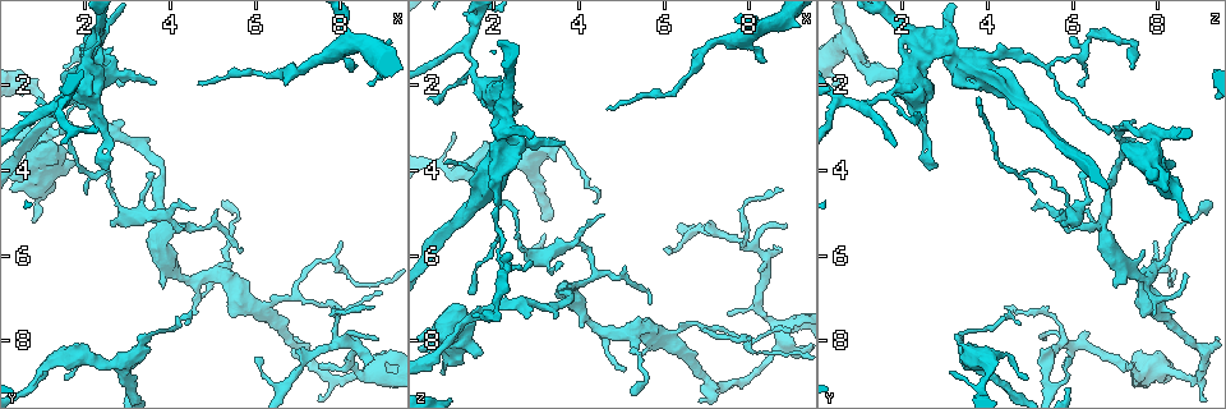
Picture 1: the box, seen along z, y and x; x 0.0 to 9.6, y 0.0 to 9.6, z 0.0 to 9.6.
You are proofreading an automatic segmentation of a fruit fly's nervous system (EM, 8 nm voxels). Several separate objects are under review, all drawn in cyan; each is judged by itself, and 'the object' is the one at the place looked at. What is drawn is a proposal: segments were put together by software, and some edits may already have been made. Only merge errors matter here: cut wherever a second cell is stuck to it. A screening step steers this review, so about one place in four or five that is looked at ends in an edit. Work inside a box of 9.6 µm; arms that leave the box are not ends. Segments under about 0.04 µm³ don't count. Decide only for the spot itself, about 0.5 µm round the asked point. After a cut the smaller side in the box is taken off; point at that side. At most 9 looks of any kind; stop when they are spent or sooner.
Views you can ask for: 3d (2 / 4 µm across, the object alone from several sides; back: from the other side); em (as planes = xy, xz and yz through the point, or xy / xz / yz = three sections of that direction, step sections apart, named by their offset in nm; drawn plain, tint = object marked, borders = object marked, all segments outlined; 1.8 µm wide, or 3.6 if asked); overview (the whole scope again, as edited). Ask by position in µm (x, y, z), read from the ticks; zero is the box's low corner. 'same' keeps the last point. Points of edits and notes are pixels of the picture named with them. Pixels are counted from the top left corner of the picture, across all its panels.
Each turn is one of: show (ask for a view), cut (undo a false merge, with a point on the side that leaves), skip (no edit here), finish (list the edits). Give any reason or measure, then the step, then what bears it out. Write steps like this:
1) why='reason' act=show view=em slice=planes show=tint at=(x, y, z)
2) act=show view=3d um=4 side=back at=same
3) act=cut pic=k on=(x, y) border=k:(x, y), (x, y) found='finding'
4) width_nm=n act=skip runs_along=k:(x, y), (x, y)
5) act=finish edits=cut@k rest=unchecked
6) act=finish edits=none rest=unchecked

why='sharp bend' act=show view=em slice=xy step=8 show=tint at=(2.30, 0.90, 6.40)

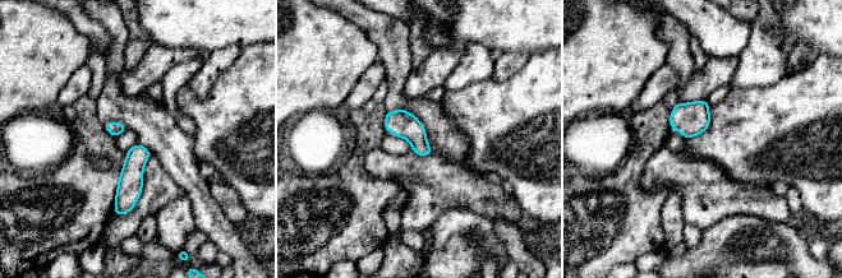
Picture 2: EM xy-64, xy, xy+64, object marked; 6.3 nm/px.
act=show view=em slice=planes show=tint at=same

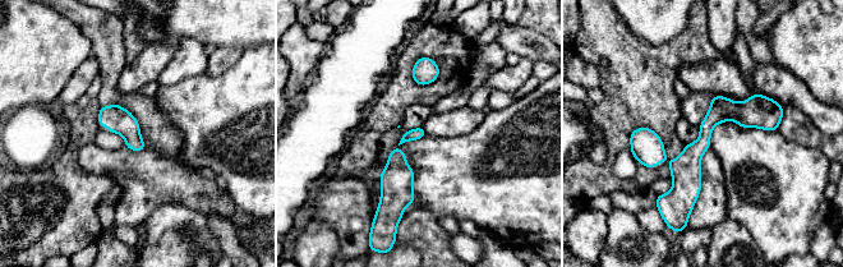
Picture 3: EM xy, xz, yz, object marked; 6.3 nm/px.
act=skip runs_along=3:(779, 114), (719, 114), (682, 162), (634, 150) found='continuous, no second cell'

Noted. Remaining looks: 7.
why='sudden change in width' act=show view=em um=3.6 slice=planes show=tint at=(1.00, 3.45, 7.85)

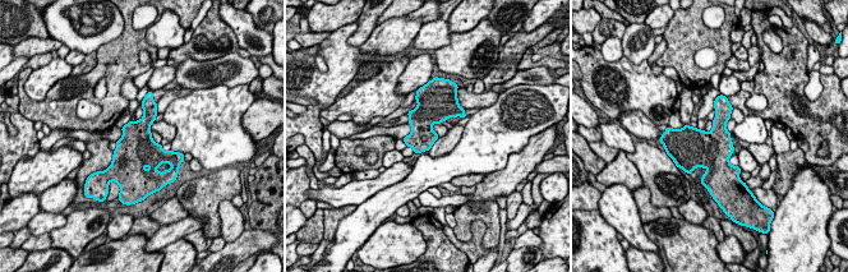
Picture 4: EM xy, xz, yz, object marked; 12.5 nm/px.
act=skip found='continuous, no second cell'

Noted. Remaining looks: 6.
why='a narrow waist' act=show view=em slice=xy step=16 show=tint at=(7.00, 8.15, 8.85)

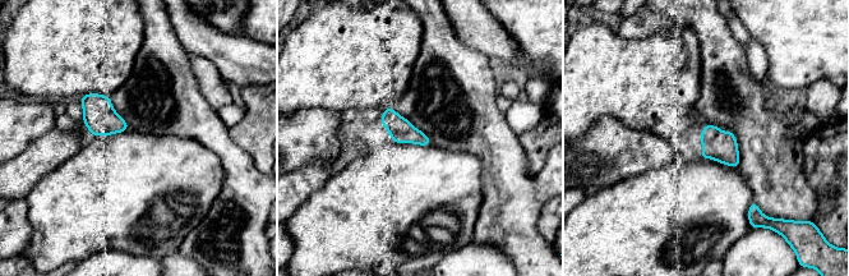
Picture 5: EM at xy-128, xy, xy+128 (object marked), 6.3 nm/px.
why='another direction' act=show view=em slice=planes show=borders at=same

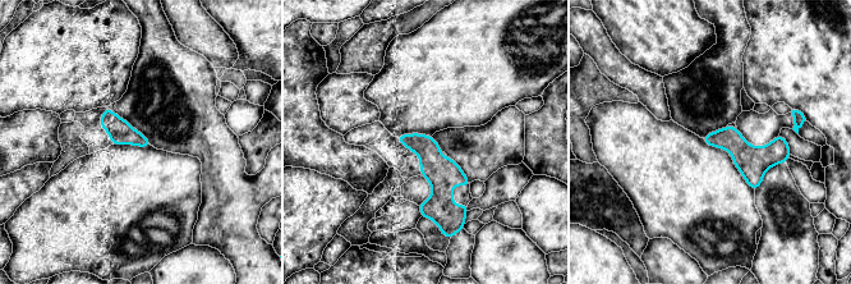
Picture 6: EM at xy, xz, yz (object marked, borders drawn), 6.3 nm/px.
act=skip runs_along=6:(401, 138), (440, 172), (440, 218) found='all the same cell'

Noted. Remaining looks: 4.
why='calibre changes' act=show view=em slice=planes show=plain at=(8.75, 8.70, 7.70)

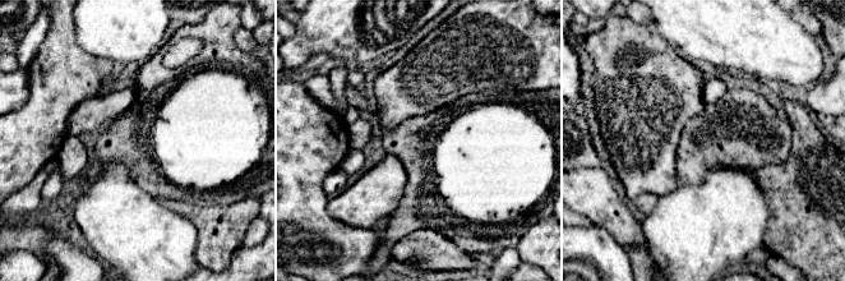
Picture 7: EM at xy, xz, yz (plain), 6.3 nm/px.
why='with the object marked' act=show view=em slice=planes show=tint at=same

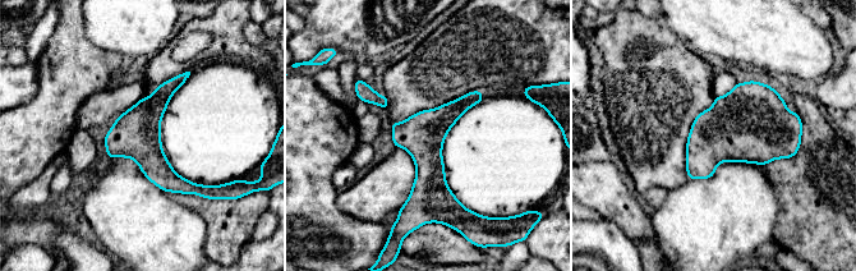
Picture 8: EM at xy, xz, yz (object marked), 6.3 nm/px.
act=skip runs_along=8:(477, 93), (429, 136), (422, 212) found='continuous, no second cell'

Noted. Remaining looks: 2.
act=finish edits=none rest=unchecked

